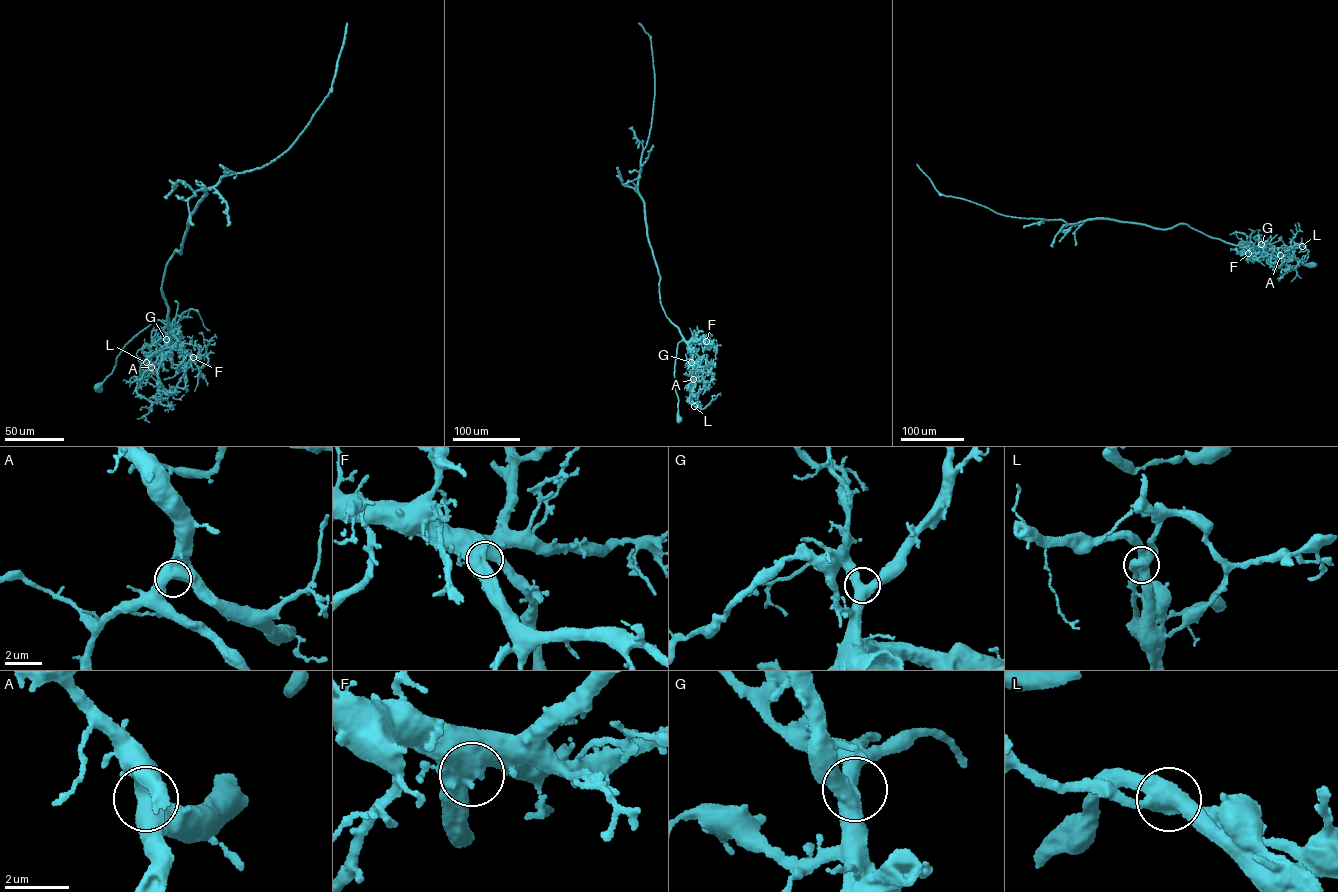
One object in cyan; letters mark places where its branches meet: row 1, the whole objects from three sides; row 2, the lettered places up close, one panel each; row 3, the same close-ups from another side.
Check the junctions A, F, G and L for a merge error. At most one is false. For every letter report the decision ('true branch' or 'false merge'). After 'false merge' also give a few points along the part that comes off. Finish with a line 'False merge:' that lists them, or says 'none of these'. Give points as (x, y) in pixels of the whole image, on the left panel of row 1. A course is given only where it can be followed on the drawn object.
A: true branch
F: true branch
G: true branch
L: false merge | (146, 362), (138, 360), (147, 360), (149, 345), (162, 339), (174, 342), (190, 354)
False merge: L

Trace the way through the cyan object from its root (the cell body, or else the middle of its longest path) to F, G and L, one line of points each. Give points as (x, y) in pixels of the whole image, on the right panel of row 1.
F: (1313, 264), (1238, 244), (1244, 253), (1248, 253)
G: (1313, 264), (1301, 263), (1273, 251), (1238, 245), (1256, 248), (1261, 244)
L: (1313, 264), (1301, 263), (1273, 251), (1238, 245), (1274, 249), (1302, 246)

